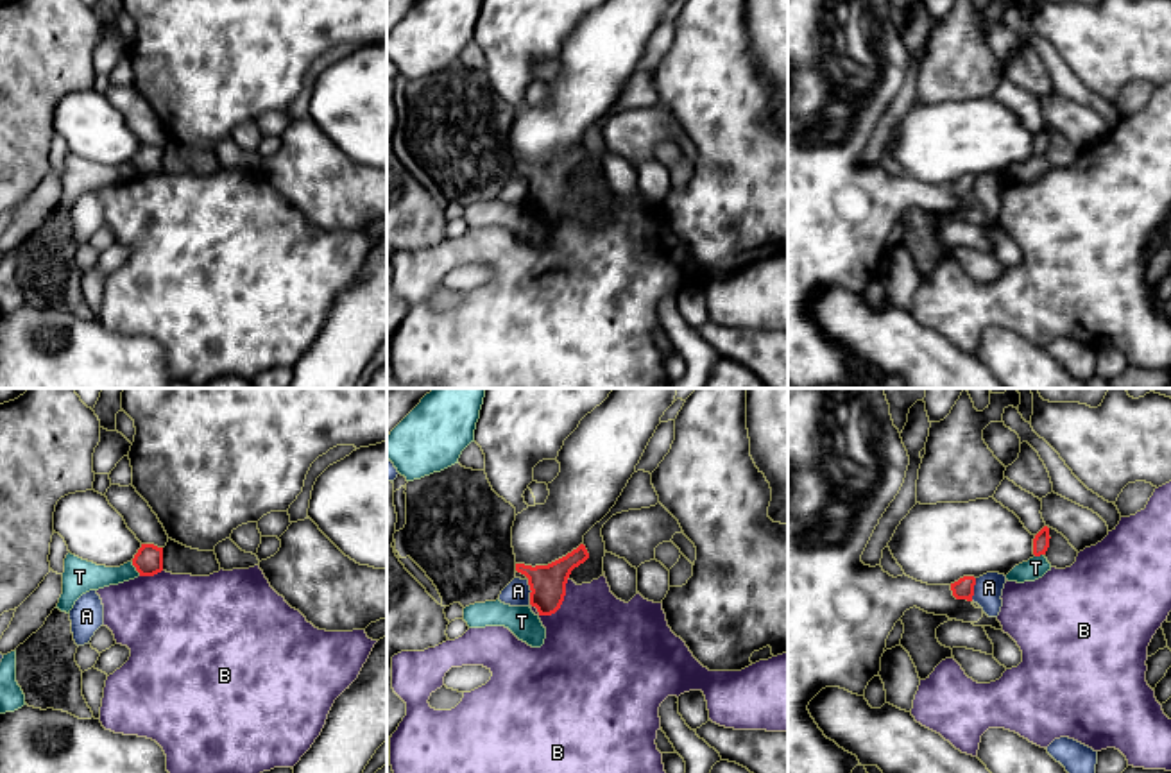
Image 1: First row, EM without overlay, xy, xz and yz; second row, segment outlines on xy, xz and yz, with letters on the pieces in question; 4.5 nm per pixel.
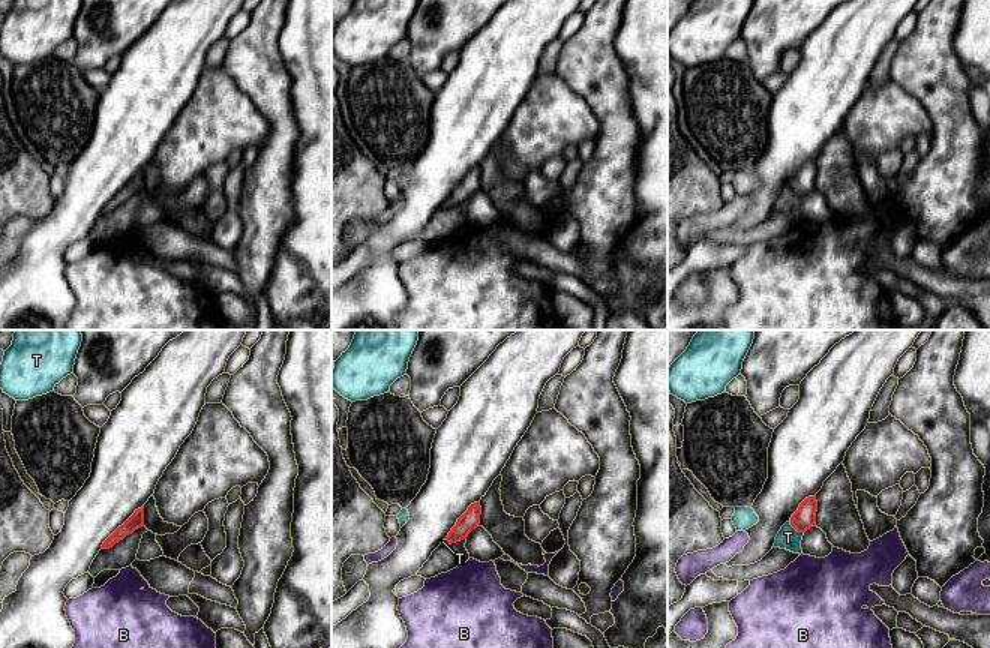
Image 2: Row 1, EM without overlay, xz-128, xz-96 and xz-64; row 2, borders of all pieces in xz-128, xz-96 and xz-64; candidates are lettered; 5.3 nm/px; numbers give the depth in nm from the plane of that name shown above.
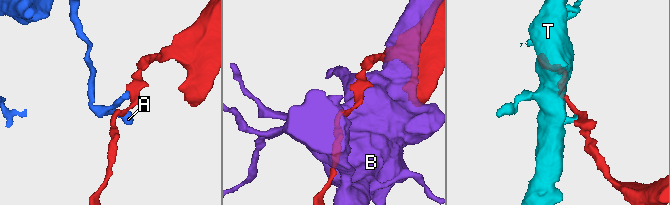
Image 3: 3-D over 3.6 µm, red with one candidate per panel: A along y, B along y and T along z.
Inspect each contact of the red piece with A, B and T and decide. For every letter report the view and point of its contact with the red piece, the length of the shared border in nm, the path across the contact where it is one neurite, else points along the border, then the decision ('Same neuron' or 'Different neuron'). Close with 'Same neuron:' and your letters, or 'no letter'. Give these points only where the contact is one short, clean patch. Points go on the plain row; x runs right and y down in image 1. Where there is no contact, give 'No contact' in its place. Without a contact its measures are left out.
A: Touches red at xz (530, 192). Shared border 110 nm. Boundary: xz (527, 179), (530, 203). Different neuron
B: Touches red at xz (563, 199). Shared border 220 nm. Different neuron
T: Touches red at xy (136, 169). Shared border 80 nm. Different neuron
Same neuron: no letter

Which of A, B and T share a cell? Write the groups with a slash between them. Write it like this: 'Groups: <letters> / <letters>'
Groups: A / B / T

